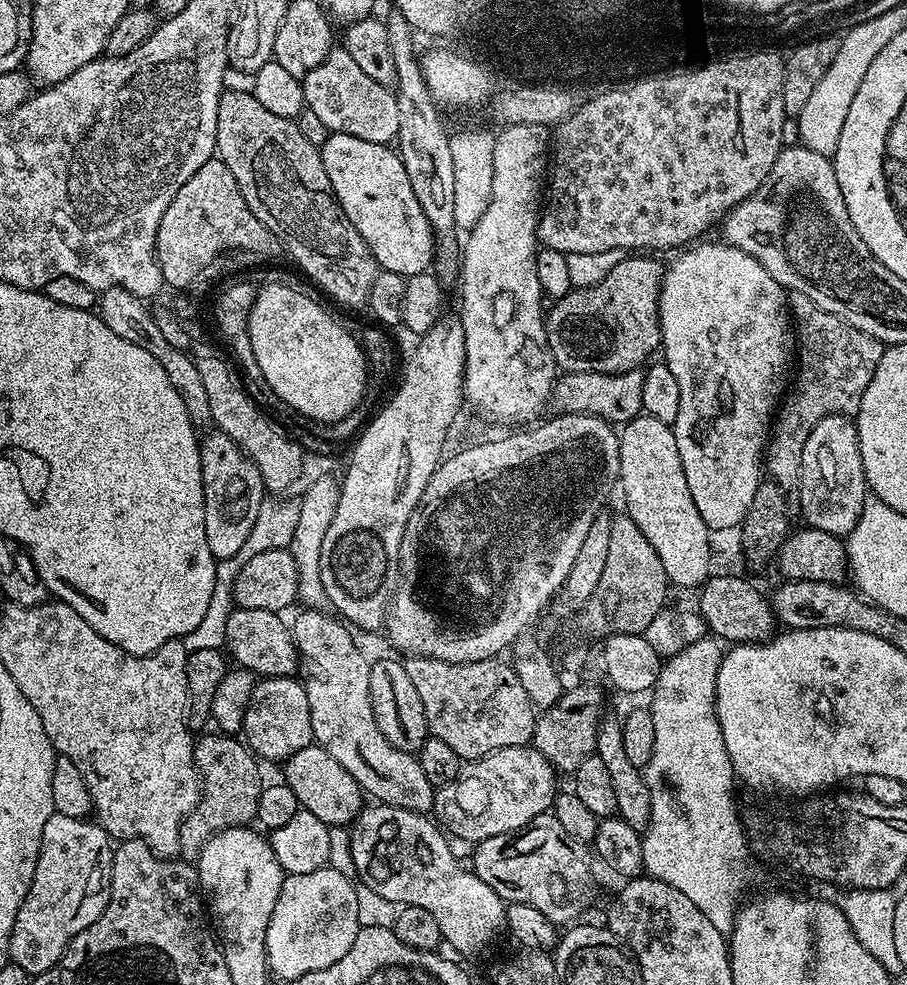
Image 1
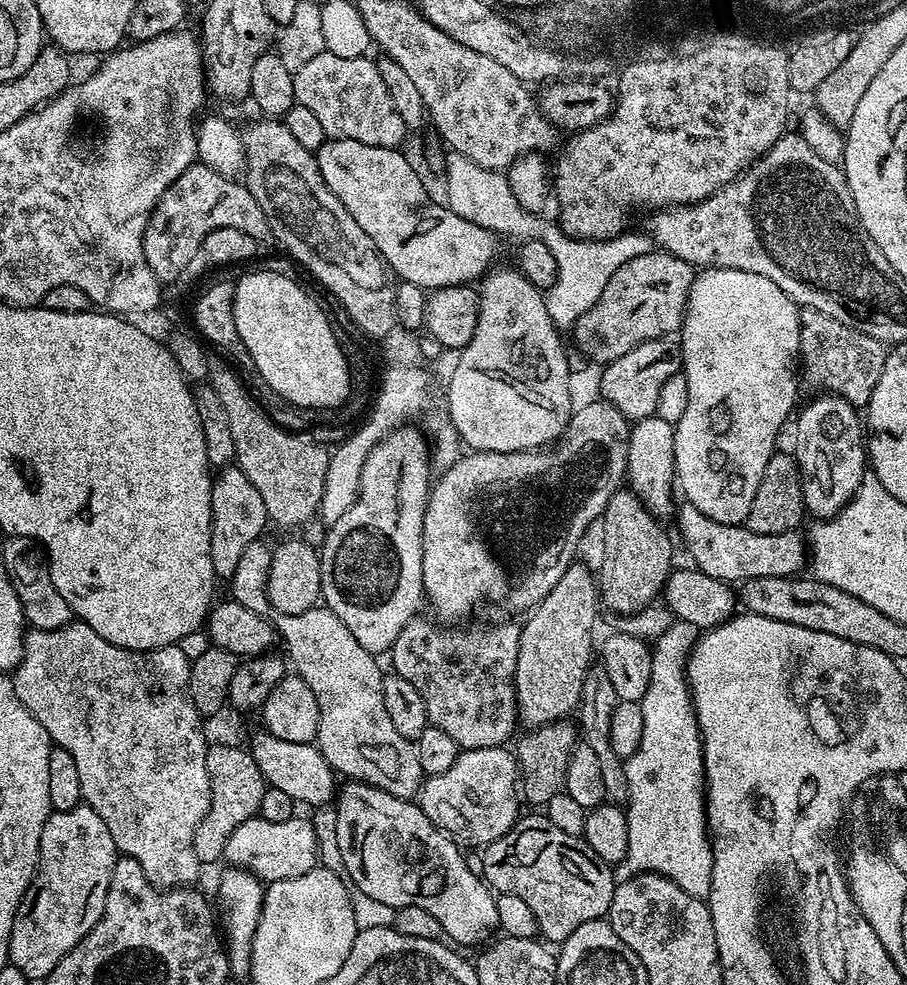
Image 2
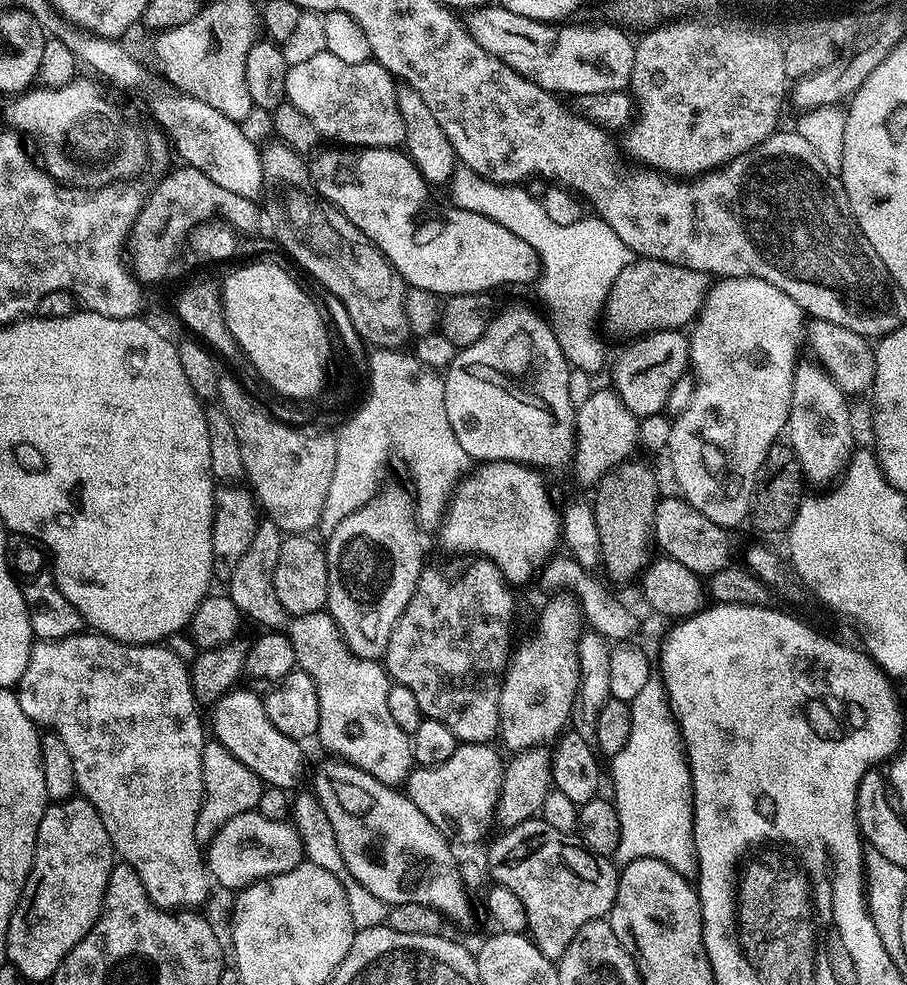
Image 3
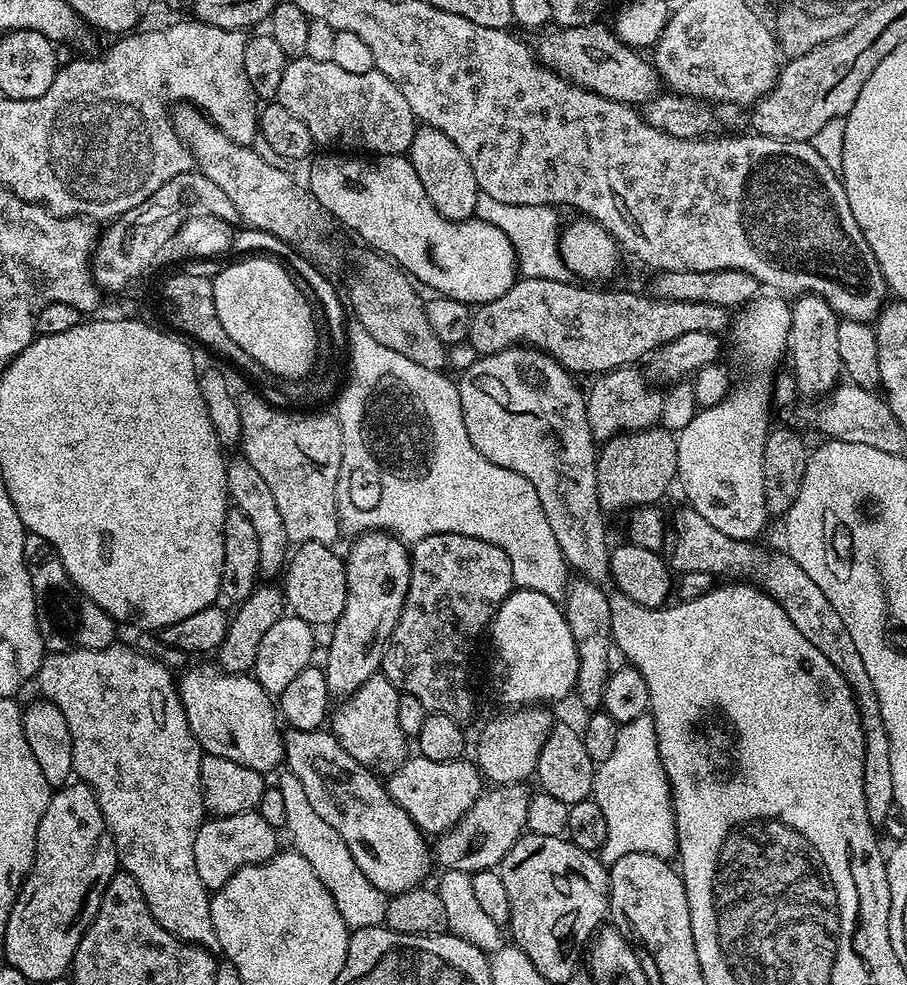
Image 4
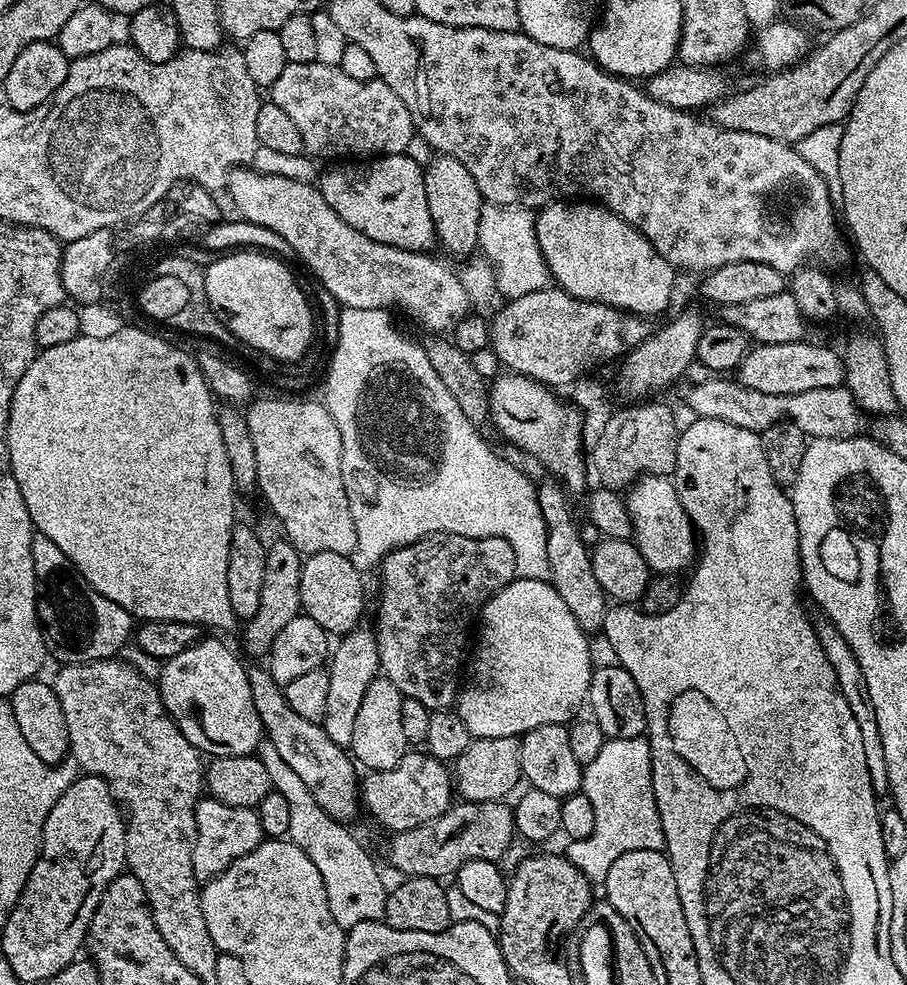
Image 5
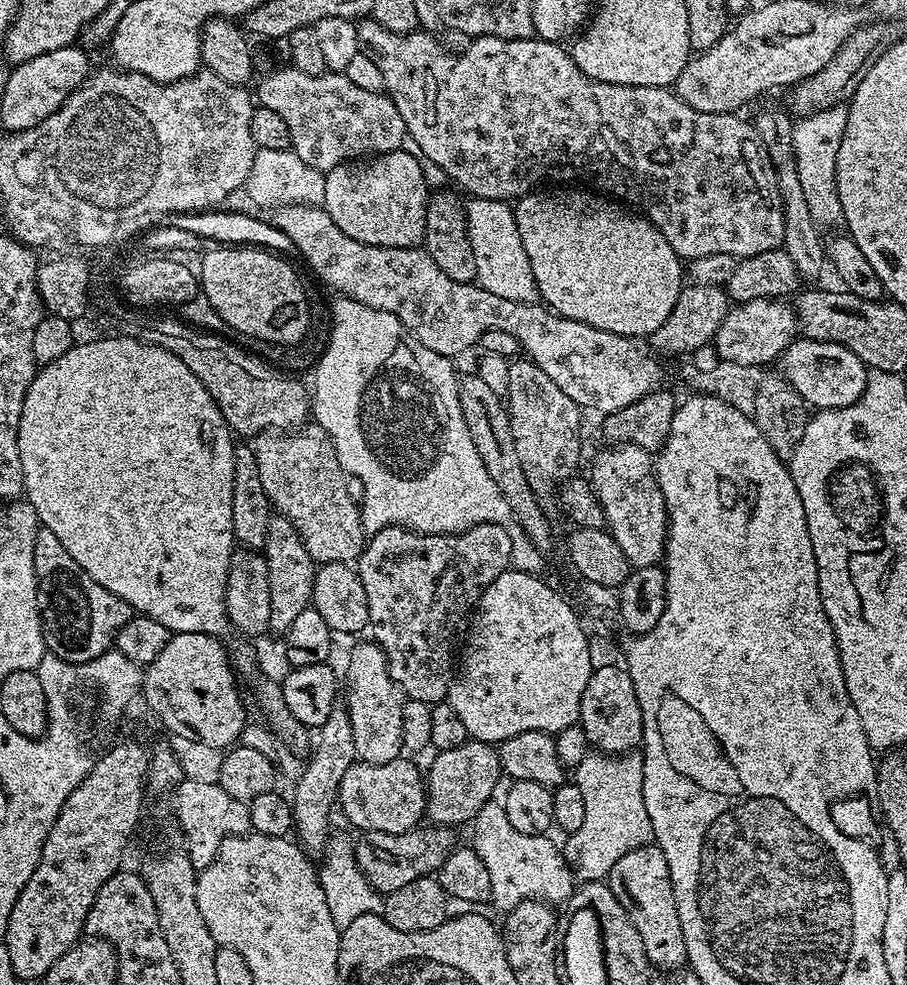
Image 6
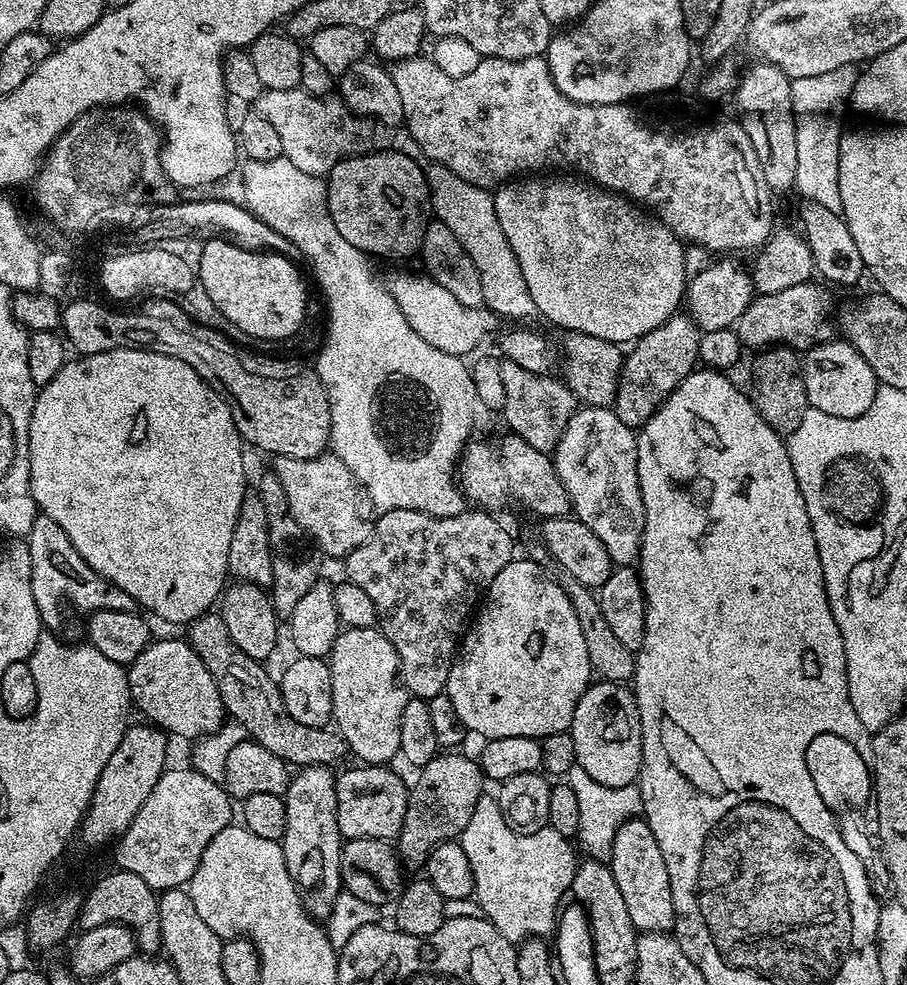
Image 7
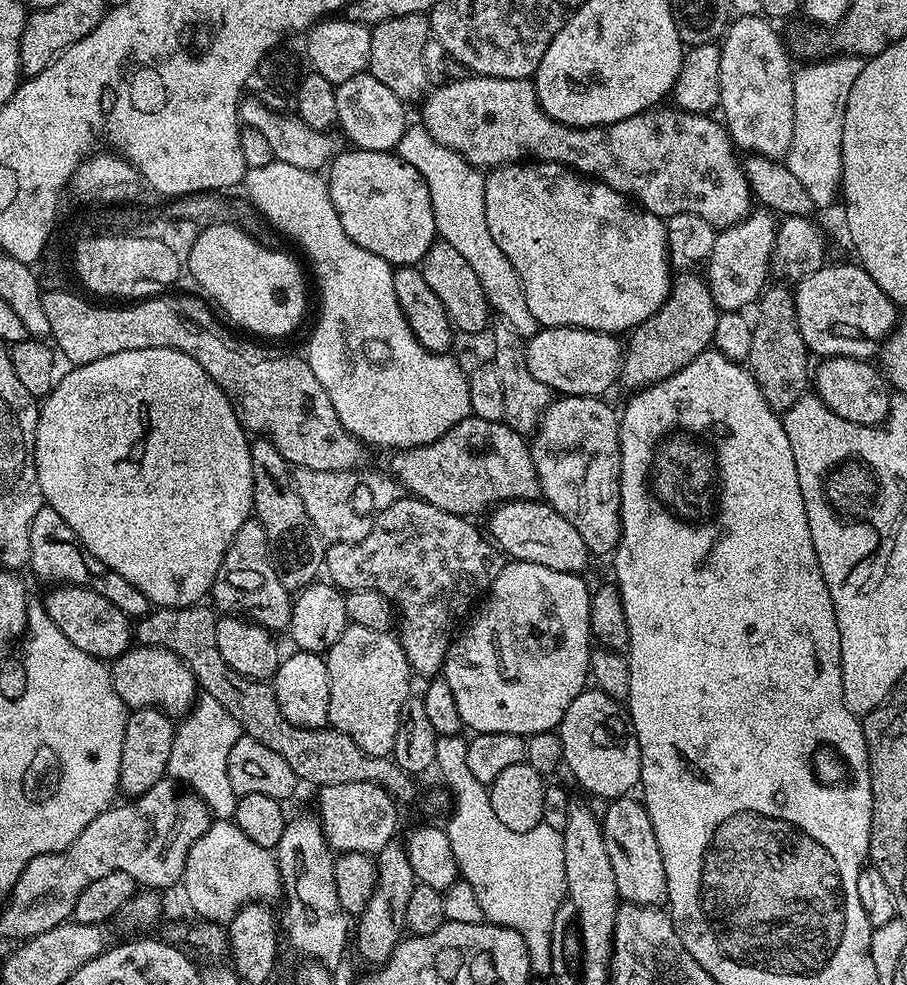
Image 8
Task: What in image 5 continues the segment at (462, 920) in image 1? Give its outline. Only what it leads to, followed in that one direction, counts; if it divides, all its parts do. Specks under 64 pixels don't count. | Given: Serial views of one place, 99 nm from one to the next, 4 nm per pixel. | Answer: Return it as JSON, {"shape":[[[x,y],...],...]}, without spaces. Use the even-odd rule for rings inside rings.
{"shape":[[[254,666],[248,668],[250,678],[250,694],[254,694],[254,710],[258,710],[258,718],[262,718],[262,726],[267,740],[274,742],[278,755],[298,773],[298,778],[306,782],[310,794],[314,794],[314,802],[326,810],[334,819],[341,822],[352,822],[356,811],[361,811],[361,781],[356,780],[357,765],[353,757],[341,745],[330,742],[326,738],[323,723],[315,724],[300,715],[286,702],[282,686],[274,682],[267,667]]]}

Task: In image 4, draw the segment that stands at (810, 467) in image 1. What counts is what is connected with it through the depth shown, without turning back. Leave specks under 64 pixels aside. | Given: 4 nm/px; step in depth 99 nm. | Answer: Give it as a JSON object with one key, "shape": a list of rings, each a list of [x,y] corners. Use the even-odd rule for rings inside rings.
{"shape":[[[800,294],[795,297],[791,305],[792,317],[790,318],[790,334],[788,335],[788,352],[792,356],[792,376],[796,379],[796,388],[804,398],[819,398],[827,396],[836,387],[842,376],[842,365],[838,354],[838,326],[841,317],[820,296]]]}

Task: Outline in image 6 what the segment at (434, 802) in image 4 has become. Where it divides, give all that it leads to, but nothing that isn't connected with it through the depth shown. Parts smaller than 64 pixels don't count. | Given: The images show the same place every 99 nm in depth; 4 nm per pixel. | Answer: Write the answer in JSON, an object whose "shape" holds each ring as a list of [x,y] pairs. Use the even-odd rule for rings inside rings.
{"shape":[[[407,759],[391,760],[385,764],[360,760],[342,774],[338,808],[344,811],[345,818],[354,827],[360,828],[361,833],[402,834],[412,831],[425,819],[426,780],[421,769],[419,772]]]}

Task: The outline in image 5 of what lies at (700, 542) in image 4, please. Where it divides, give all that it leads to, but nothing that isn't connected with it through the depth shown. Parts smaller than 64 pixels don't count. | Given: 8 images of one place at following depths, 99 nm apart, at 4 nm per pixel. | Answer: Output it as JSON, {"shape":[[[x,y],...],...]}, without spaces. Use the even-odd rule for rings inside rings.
{"shape":[[[641,475],[627,489],[626,503],[632,519],[635,546],[653,573],[680,574],[684,572],[684,567],[687,569],[697,559],[698,533],[692,527],[692,519],[686,514],[676,493],[676,485],[669,477]],[[826,618],[815,621],[816,637],[826,654],[826,662],[830,662],[836,675],[836,684],[840,687],[842,698],[846,698],[846,706],[850,706],[850,714],[854,714],[854,722],[858,722],[858,731],[862,733],[862,750],[866,753],[866,770],[870,770],[872,789],[877,794],[889,791],[886,774],[886,753],[882,750],[882,734],[878,734],[878,718],[874,718],[874,706],[870,702],[870,690],[866,690],[866,678],[862,678],[862,668],[858,658],[854,658],[854,650],[838,634],[838,630]]]}

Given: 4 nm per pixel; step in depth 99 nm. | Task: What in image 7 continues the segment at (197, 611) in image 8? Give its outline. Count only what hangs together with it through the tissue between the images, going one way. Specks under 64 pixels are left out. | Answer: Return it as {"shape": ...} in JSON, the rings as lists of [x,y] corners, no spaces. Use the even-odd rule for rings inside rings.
{"shape":[[[213,610],[207,612],[205,616],[199,616],[198,619],[187,625],[186,632],[188,632],[186,633],[188,645],[198,654],[198,658],[202,658],[206,670],[210,670],[210,674],[218,686],[218,694],[222,694],[225,713],[239,724],[241,729],[257,744],[266,746],[266,750],[270,750],[270,754],[278,754],[278,758],[282,758],[289,766],[310,764],[336,766],[343,756],[349,755],[348,746],[339,732],[329,730],[327,727],[302,726],[302,722],[294,722],[294,718],[290,718],[290,714],[286,710],[286,702],[282,702],[277,677],[271,676],[264,669],[265,665],[261,661],[250,658],[250,654],[242,654],[242,650],[238,650],[238,646],[234,646],[234,638],[230,638],[230,630],[226,630],[226,622],[220,617],[219,611]]]}

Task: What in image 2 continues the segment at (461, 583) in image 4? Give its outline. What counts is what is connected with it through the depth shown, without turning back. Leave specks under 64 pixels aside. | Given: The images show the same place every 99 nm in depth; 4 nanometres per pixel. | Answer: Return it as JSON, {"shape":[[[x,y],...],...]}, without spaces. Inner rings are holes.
{"shape":[[[413,618],[393,642],[390,649],[391,671],[406,678],[406,682],[418,690],[422,702],[426,702],[429,725],[438,730],[446,730],[446,734],[458,742],[460,749],[499,748],[507,745],[507,740],[513,739],[512,731],[518,728],[516,663],[521,625],[512,620],[504,620],[501,624],[441,626],[435,619],[420,619]]]}

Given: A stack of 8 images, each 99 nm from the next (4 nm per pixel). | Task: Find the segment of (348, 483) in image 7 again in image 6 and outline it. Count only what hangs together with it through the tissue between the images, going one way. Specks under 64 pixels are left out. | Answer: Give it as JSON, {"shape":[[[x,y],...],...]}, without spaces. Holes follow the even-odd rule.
{"shape":[[[305,426],[287,434],[261,434],[255,437],[254,451],[268,501],[298,530],[310,558],[317,565],[359,560],[366,543],[360,506],[348,489],[350,480],[338,462],[332,439],[318,426]]]}

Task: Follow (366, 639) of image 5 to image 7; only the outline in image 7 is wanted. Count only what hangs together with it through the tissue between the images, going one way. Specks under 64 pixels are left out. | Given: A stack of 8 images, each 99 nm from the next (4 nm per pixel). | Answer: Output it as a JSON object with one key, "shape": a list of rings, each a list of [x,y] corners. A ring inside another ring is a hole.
{"shape":[[[310,764],[291,777],[283,794],[286,802],[286,834],[282,841],[286,870],[294,878],[304,909],[321,922],[327,921],[334,902],[342,891],[340,882],[340,845],[338,830],[337,773],[326,764]]]}

